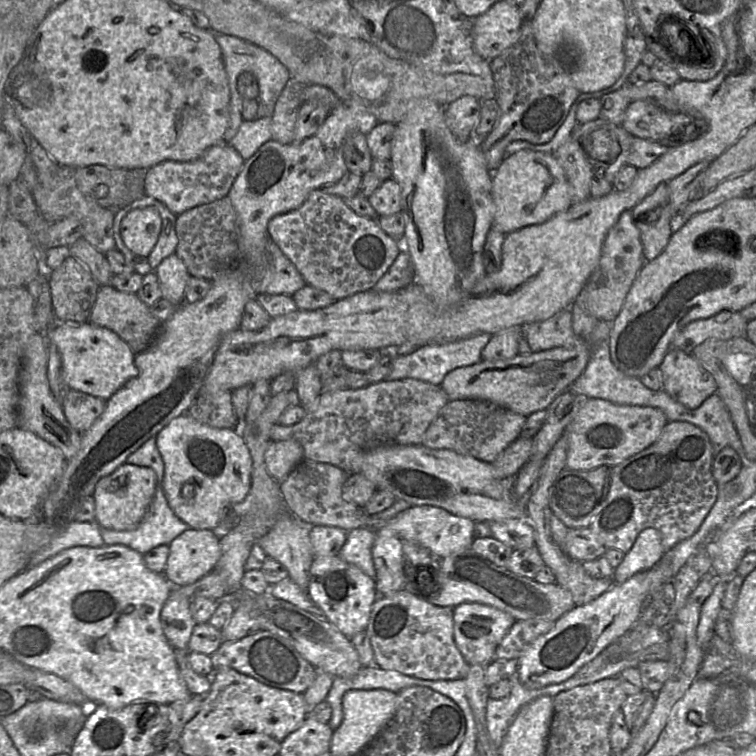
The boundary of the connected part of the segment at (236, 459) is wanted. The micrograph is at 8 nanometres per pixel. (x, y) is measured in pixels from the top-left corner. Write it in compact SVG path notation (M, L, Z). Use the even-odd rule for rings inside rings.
M189 415L173 419L155 437L164 462L163 491L169 507L189 528L213 530L230 506L243 501L251 488L252 458L245 441L236 430L213 428Z

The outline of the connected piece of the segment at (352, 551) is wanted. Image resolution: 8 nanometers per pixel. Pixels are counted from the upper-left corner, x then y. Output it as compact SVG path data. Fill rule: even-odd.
M355 528L348 532L345 544L338 556L347 563L357 566L375 580L376 570L372 558L372 546L377 531L373 528Z

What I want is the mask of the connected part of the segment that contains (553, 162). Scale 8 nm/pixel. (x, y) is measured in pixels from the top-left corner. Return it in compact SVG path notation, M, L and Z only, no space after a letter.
M521 150L505 156L492 172L495 214L492 228L505 235L523 227L541 224L572 204L564 171L553 154Z

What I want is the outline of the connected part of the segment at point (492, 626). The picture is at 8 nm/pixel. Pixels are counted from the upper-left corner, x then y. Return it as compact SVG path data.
M473 602L453 608L453 638L467 664L486 666L494 661L495 650L507 634L515 619L497 608Z

